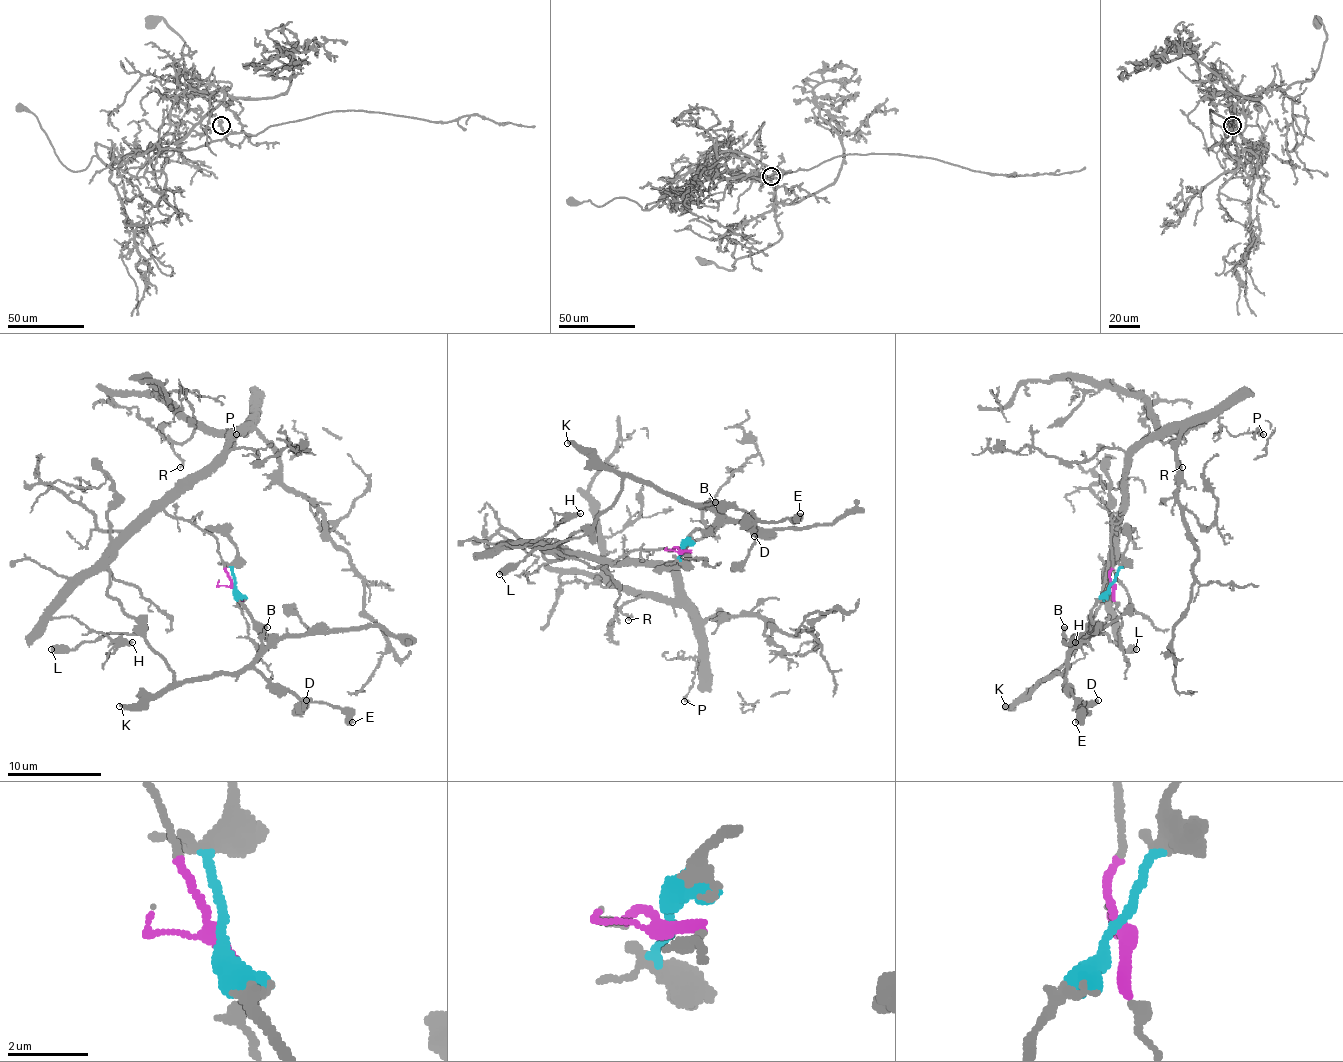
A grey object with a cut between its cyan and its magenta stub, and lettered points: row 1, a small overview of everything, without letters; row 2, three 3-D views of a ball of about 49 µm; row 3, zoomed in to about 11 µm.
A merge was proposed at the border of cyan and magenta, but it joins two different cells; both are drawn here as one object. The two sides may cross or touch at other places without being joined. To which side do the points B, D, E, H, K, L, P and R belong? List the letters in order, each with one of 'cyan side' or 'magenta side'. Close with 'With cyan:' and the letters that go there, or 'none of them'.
B: cyan side
D: cyan side
E: cyan side
H: magenta side
K: cyan side
L: cyan side
P: magenta side
R: magenta side
With cyan: B, D, E, K, L

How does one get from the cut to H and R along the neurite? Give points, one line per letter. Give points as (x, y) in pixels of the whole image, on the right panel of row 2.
H: (1113, 584), (1110, 534), (1113, 520), (1124, 510), (1117, 558), (1108, 576), (1108, 619), (1075, 642)
R: (1113, 584), (1110, 534), (1113, 520), (1124, 508), (1124, 463), (1160, 435), (1157, 428), (1181, 468)

